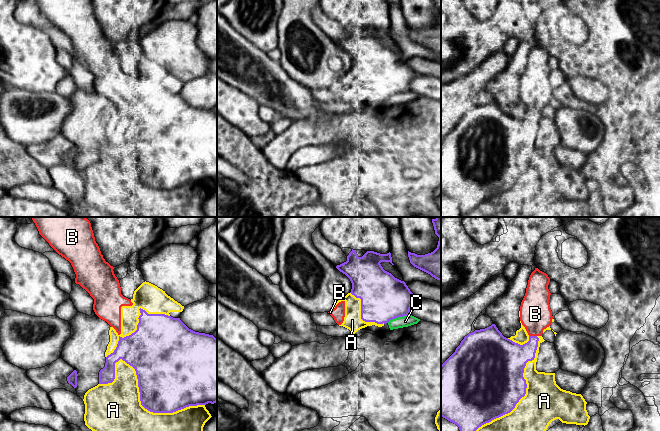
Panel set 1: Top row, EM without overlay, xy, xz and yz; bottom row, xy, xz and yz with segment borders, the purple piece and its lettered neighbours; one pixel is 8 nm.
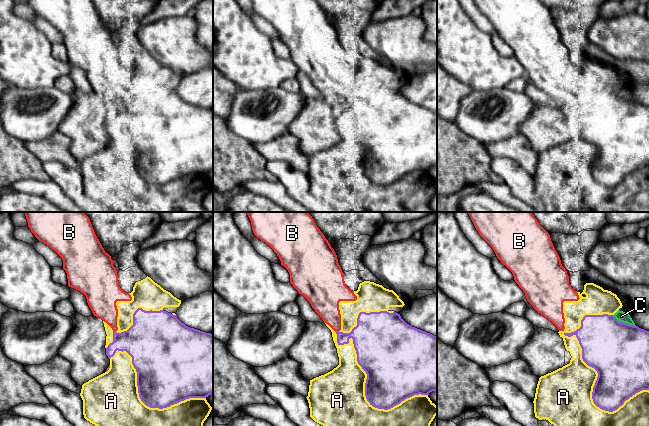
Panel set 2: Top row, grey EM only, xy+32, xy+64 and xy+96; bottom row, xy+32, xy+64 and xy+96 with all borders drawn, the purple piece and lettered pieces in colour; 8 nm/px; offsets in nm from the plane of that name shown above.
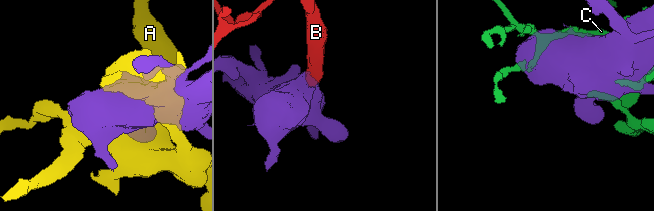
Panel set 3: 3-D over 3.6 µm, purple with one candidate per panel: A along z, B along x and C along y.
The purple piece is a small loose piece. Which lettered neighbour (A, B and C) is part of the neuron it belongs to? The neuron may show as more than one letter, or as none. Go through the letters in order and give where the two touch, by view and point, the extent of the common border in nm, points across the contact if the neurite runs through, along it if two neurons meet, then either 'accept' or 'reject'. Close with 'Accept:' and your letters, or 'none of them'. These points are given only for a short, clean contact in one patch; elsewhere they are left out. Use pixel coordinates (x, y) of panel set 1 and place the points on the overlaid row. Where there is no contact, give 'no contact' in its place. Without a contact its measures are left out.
A: xy (140, 393) | 850 nm | reject
B: yz (533, 336) | 60 nm | across yz (510, 357), (519, 355), (533, 336), (535, 314) | accept
C: xz (398, 316) | 200 nm | reject
Accept: B

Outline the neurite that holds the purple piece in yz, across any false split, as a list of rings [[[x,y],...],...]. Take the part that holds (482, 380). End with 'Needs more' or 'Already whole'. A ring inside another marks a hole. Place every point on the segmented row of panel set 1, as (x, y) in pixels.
[[[538,268],[531,273],[520,306],[520,321],[529,341],[523,345],[504,337],[495,324],[469,333],[455,352],[441,365],[441,417],[456,424],[460,431],[476,431],[482,425],[510,413],[526,394],[523,377],[528,361],[535,358],[539,336],[552,323],[550,278]]]. Needs more

